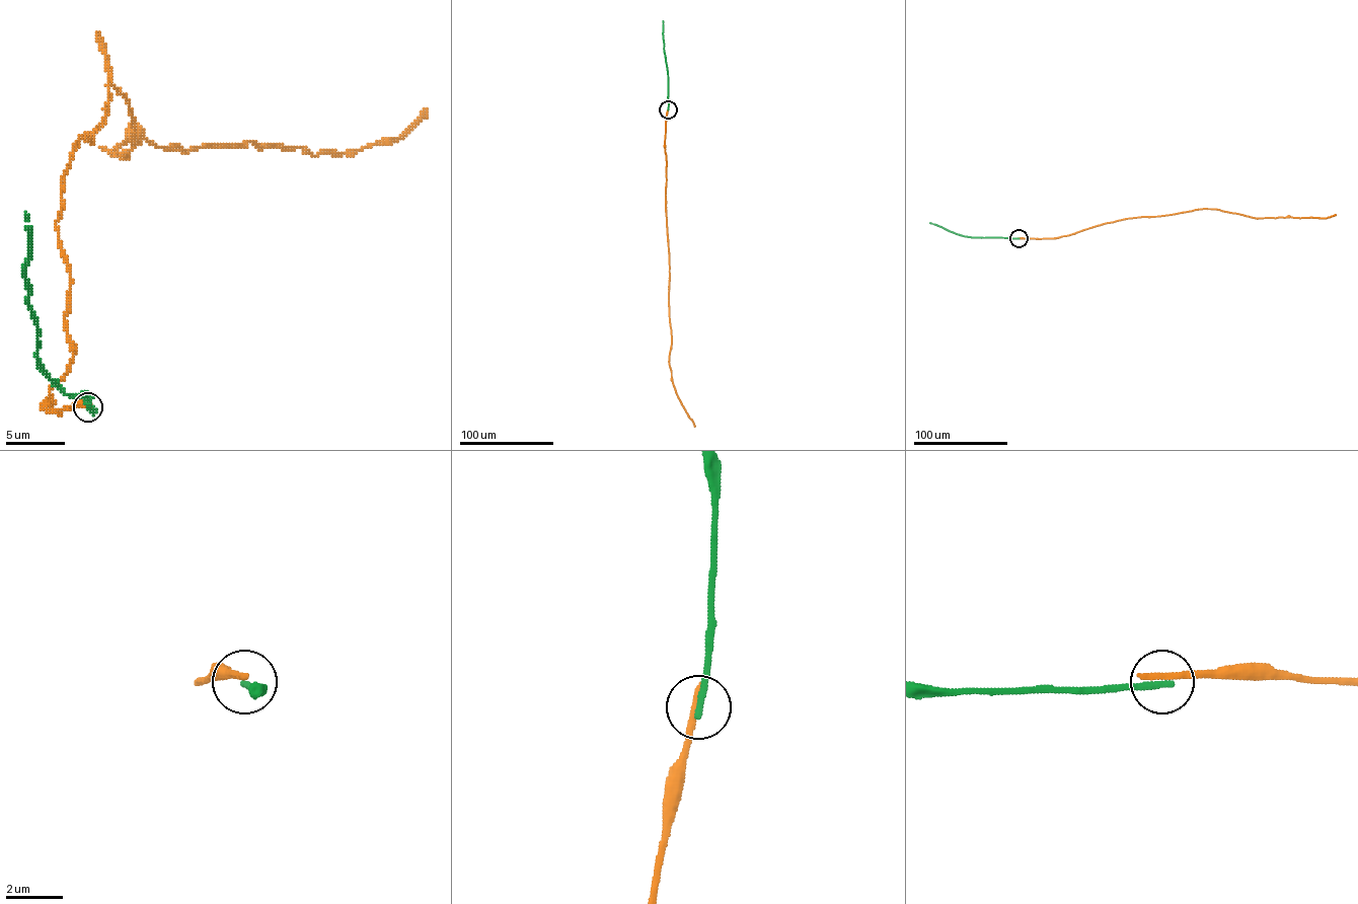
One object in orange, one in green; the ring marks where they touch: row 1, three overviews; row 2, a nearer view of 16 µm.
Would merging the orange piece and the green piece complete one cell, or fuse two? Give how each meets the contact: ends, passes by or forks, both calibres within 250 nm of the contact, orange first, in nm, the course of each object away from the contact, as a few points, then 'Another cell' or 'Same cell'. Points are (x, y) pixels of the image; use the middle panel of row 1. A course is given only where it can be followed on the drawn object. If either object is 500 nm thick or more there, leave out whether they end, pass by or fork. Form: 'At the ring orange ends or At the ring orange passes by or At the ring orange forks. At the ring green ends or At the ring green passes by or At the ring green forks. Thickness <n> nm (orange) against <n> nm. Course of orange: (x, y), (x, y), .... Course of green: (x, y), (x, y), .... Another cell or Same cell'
At the ring orange ends. At the ring green ends. Thickness 280 nm (orange) against 240 nm. Course of orange: (668, 109), (665, 152), (671, 337), (669, 361), (676, 393), (694, 426). Course of green: (668, 109), (663, 20). Another cell

